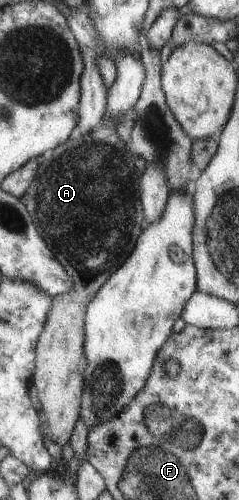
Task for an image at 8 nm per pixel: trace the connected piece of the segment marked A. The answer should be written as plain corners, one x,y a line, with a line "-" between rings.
99,123
86,134
69,138
49,151
40,165
35,181
20,198
32,213
37,229
48,241
64,270
68,273
72,287
68,292
53,296
44,332
36,347
36,372
33,384
41,405
42,430
53,443
60,447
68,443
75,423
80,417
80,397
84,387
83,371
87,358
84,356
84,313
100,285
127,260
136,245
136,237
143,225
139,207
139,174
133,162
137,159
123,143
115,128
109,123

